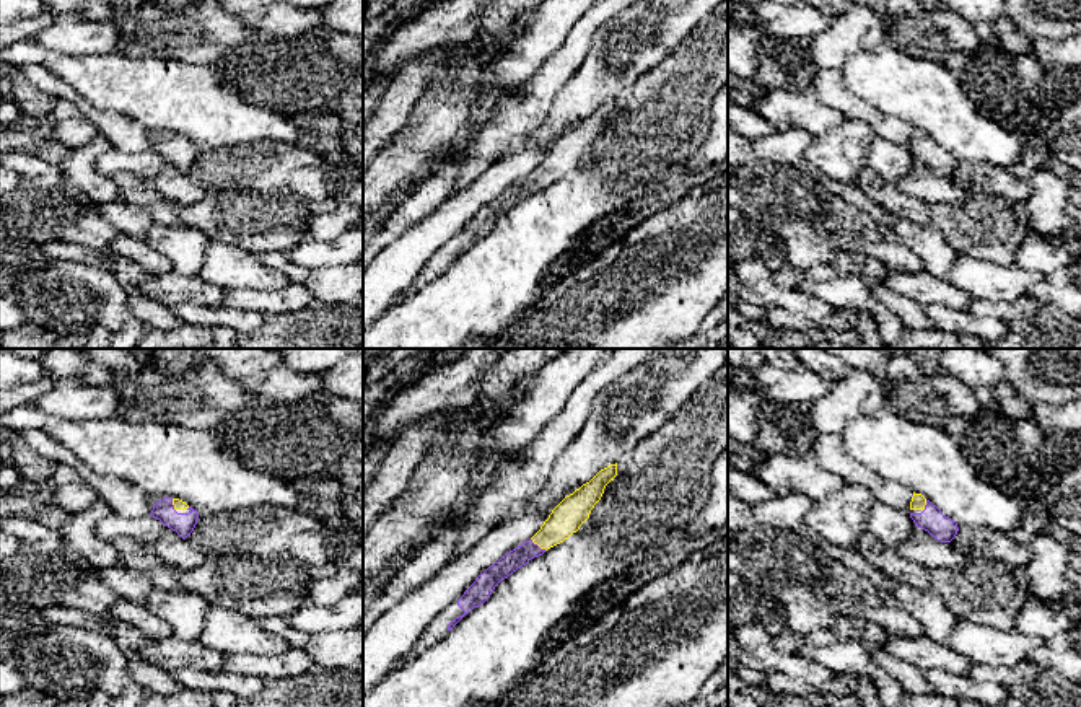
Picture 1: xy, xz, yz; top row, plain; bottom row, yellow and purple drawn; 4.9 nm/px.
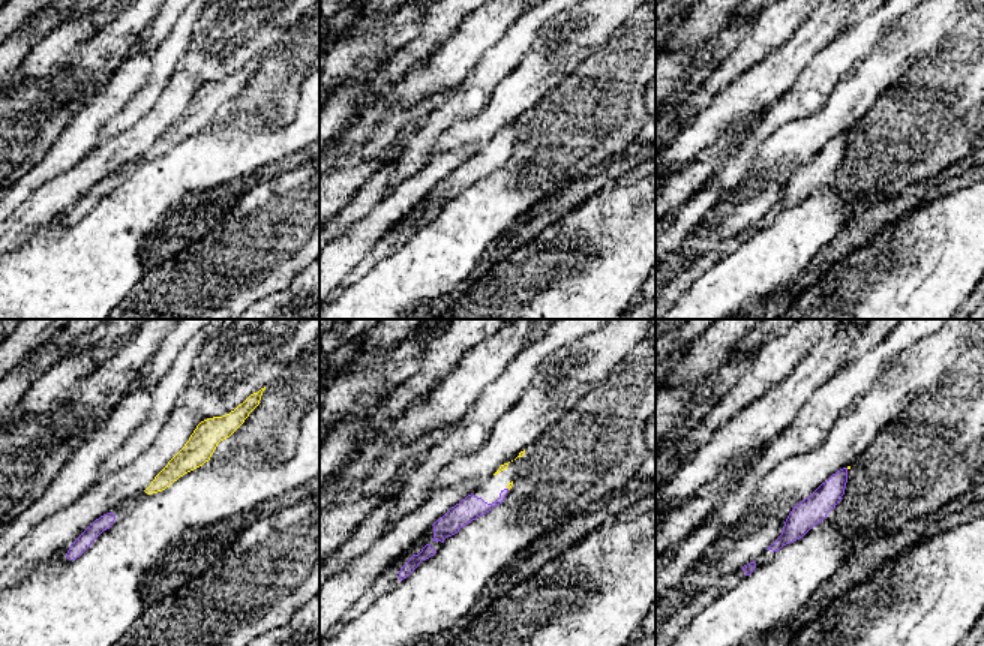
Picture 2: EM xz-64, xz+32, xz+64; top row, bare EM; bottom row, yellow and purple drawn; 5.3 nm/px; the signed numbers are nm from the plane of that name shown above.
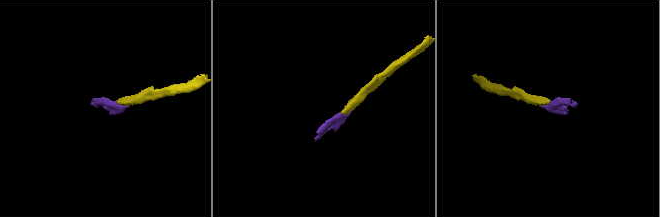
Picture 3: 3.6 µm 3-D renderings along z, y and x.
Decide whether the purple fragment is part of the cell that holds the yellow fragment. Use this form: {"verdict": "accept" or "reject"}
{"verdict": "accept"}

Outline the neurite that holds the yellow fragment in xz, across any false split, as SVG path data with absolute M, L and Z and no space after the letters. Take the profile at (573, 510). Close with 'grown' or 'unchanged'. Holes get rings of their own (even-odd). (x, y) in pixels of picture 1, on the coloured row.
M617 463L601 469L589 482L567 495L549 515L540 529L516 549L506 552L498 562L480 573L464 595L446 606L422 632L415 647L397 661L414 660L422 650L441 640L467 613L484 604L495 586L508 578L531 559L563 542L589 518L601 500L606 485L617 476Z; grown

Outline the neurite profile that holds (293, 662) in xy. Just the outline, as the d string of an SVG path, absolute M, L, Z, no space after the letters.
M290 647L287 652L275 656L259 656L259 655L228 655L221 663L220 671L230 671L246 676L259 678L291 678L316 668L311 656L300 650Z

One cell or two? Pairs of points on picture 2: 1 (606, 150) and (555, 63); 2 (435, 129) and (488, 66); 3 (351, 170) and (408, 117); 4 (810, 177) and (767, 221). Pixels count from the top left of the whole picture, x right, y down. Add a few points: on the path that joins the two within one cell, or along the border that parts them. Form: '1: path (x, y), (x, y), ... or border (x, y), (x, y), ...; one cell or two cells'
1: border (591, 54), (542, 98); two cells
2: path (447, 114), (480, 81); one cell
3: path (365, 159), (395, 131); one cell
4: path (800, 188), (776, 210); one cell

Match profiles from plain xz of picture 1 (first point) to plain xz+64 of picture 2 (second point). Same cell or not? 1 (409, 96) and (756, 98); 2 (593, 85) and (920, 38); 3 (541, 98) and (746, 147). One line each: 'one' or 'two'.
1: two
2: one
3: one

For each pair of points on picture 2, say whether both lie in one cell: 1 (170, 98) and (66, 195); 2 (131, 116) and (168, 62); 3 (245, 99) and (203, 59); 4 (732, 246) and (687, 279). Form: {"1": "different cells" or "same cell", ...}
{"1": "same cell", "2": "same cell", "3": "different cells", "4": "same cell"}

